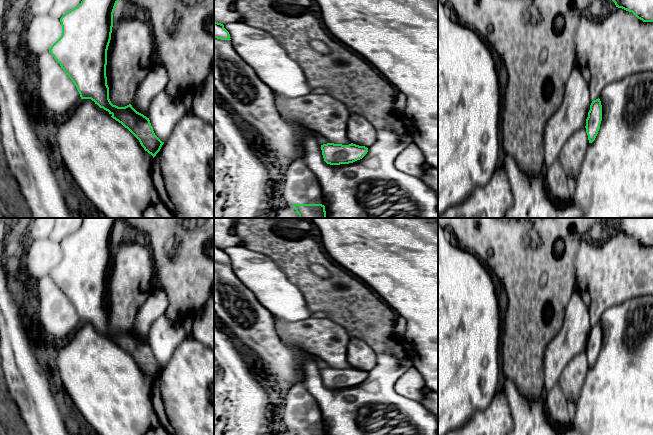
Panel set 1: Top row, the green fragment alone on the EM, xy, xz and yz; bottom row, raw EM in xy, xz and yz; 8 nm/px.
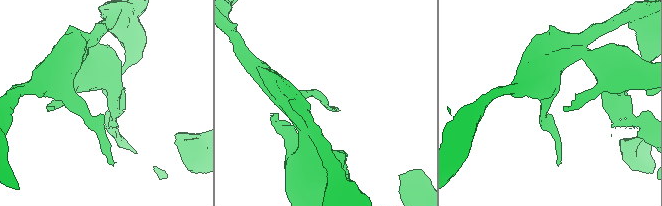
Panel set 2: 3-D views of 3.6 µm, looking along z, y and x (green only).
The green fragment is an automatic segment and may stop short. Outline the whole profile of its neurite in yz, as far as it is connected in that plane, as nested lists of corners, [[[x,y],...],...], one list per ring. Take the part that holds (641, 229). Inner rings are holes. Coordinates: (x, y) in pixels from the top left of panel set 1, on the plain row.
[[[608,218],[616,231],[632,236],[643,246],[653,246],[653,218]]]

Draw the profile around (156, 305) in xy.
[[[155,289],[140,307],[132,331],[148,342],[148,333],[151,323],[167,311],[169,301],[165,293]]]

